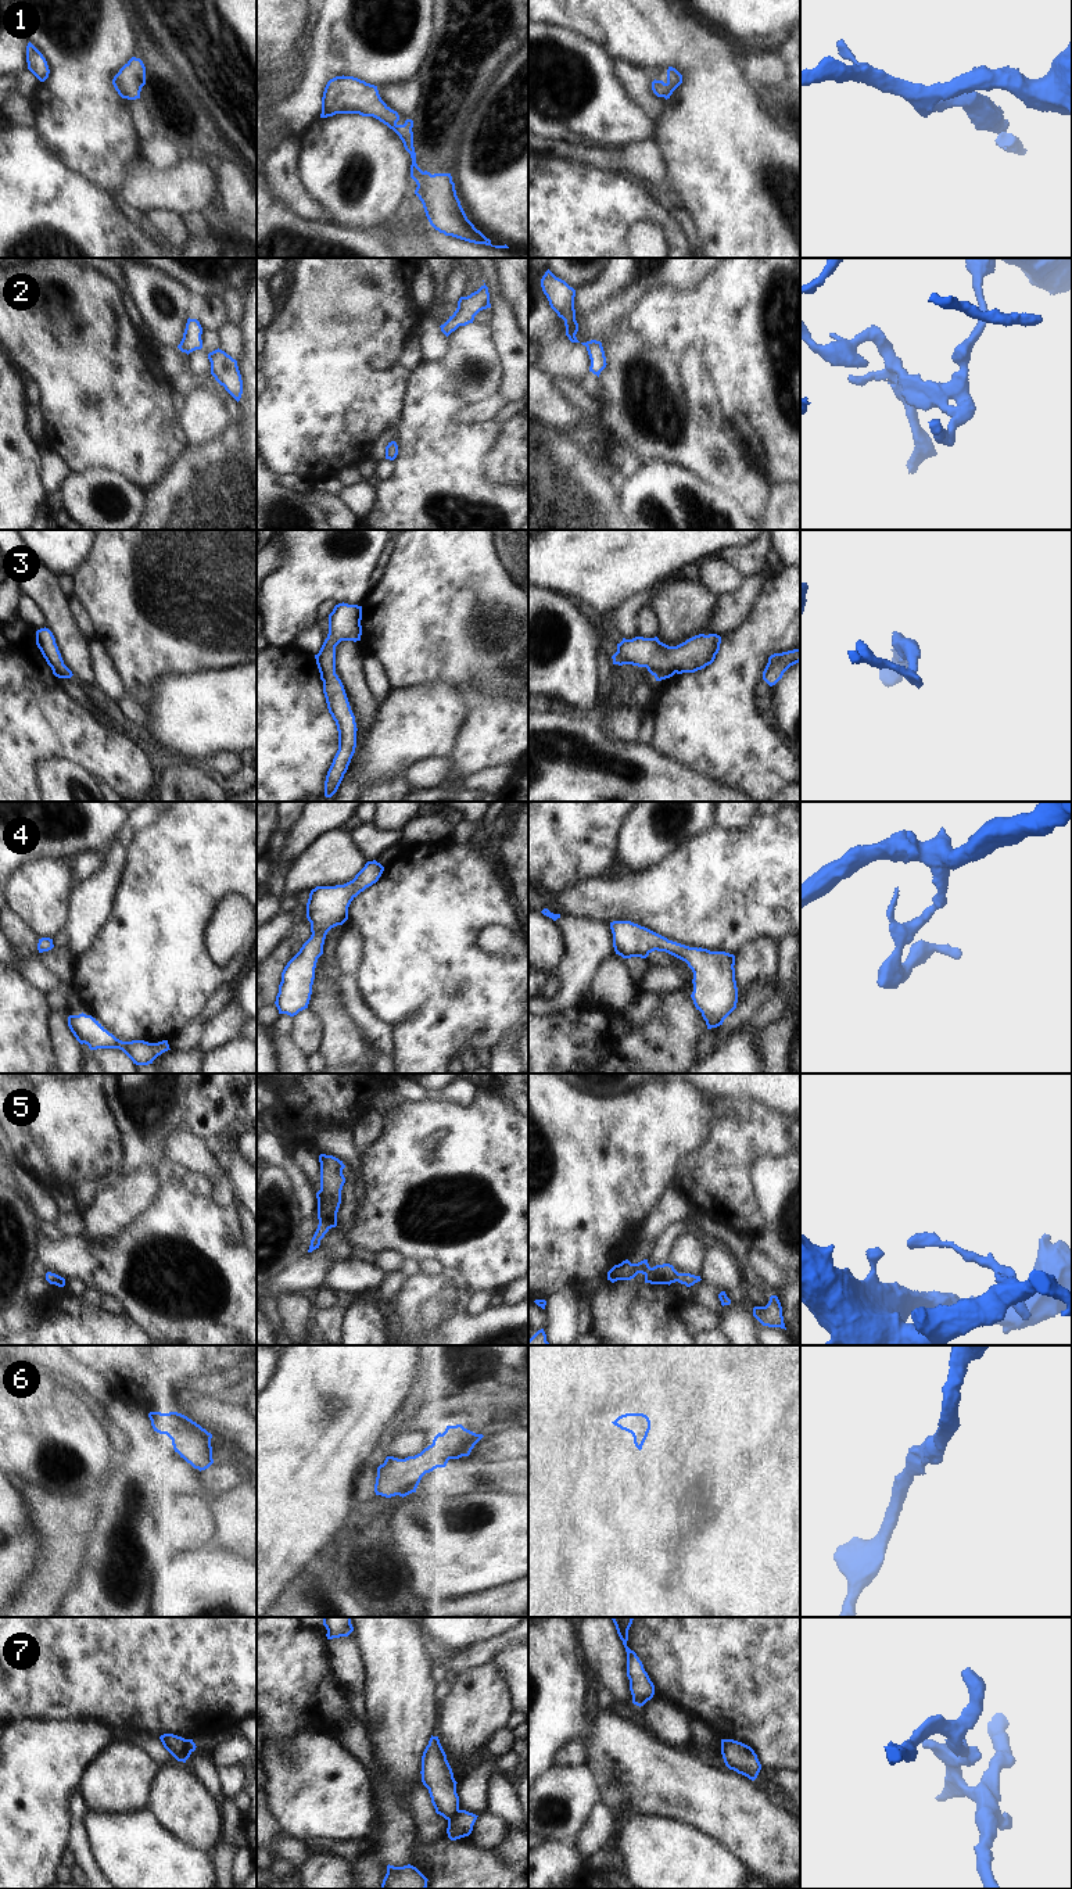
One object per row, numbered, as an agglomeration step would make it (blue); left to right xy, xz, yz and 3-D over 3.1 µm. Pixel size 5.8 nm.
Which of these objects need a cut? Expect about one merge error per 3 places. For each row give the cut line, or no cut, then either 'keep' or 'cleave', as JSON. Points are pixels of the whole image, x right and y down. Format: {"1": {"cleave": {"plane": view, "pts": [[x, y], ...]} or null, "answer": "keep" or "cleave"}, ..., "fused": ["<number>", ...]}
{"1": {"cleave": null, "answer": "keep"}, "2": {"cleave": null, "answer": "keep"}, "3": {"cleave": null, "answer": "keep"}, "4": {"cleave": null, "answer": "keep"}, "5": {"cleave": null, "answer": "keep"}, "6": {"cleave": null, "answer": "keep"}, "7": {"cleave": {"plane": "xy", "pts": [[187, 1739], [185, 1755], [179, 1760]]}, "answer": "cleave"}, "fused": ["7"]}

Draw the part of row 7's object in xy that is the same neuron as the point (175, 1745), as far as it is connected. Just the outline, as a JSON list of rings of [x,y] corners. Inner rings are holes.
[[[164,1734],[159,1736],[164,1748],[178,1760],[180,1761],[186,1756],[186,1741],[182,1736],[173,1734]]]

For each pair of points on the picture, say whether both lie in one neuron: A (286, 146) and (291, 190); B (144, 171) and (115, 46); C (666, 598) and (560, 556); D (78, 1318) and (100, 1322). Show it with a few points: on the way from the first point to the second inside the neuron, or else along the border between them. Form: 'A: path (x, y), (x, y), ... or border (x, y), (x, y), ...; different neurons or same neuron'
A: path (286, 157), (286, 179); same neuron
B: border (139, 154), (129, 162), (122, 182); different neurons
C: border (671, 574), (653, 588); different neurons
D: path (83, 1322), (94, 1322); same neuron

